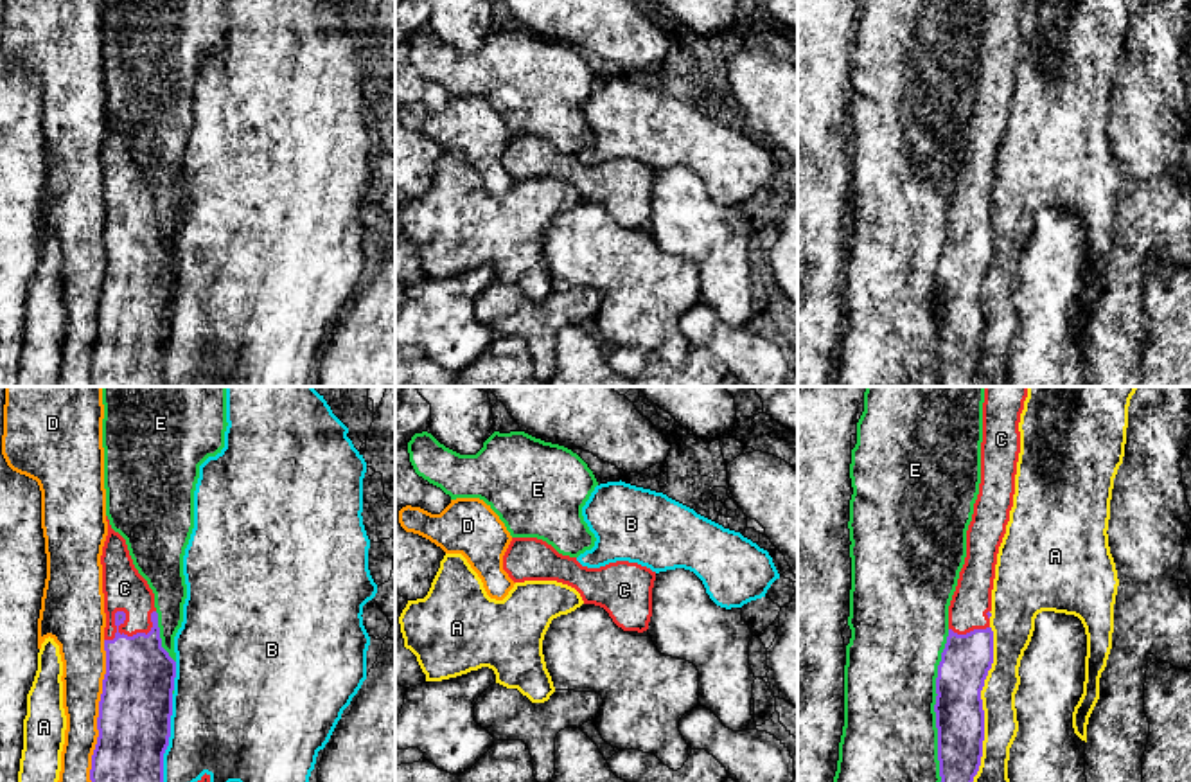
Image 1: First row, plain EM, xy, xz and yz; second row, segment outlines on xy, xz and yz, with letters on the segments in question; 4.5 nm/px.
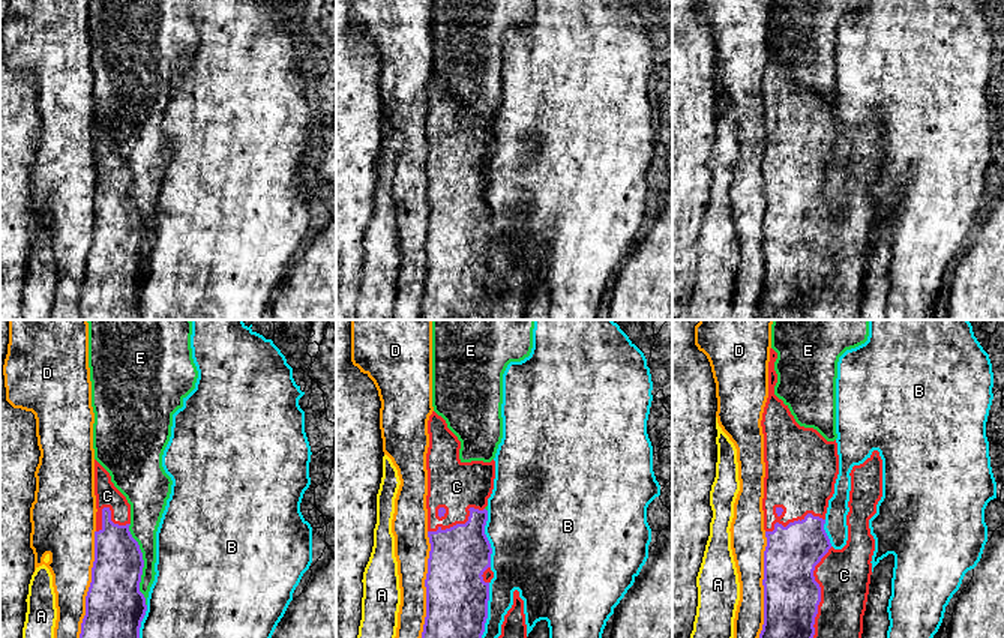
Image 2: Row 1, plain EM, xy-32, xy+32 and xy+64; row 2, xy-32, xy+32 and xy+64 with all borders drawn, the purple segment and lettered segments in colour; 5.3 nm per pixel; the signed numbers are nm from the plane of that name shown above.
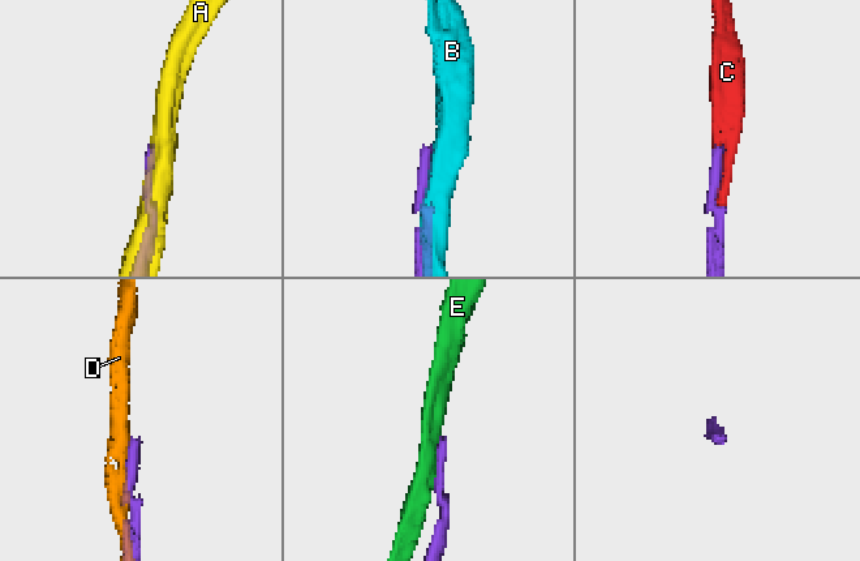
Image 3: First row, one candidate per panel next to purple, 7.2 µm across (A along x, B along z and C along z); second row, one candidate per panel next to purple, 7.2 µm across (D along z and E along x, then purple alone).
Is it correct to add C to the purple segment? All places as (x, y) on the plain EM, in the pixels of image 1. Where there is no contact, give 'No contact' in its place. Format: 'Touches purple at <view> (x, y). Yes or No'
Touches purple at xy (137, 231). Yes

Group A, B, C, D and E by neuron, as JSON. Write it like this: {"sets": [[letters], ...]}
{"sets": [["A"], ["B"], ["C"], ["D"], ["E"]]}

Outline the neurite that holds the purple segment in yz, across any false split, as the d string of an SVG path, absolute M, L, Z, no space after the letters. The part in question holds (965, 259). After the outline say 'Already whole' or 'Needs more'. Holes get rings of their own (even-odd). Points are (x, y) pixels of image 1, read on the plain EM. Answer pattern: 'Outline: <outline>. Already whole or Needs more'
Outline: M983 0L981 81L966 128L966 155L948 203L948 234L936 275L940 387L972 387L984 338L981 288L993 261L992 187L999 144L1013 104L1024 0Z. Needs more

